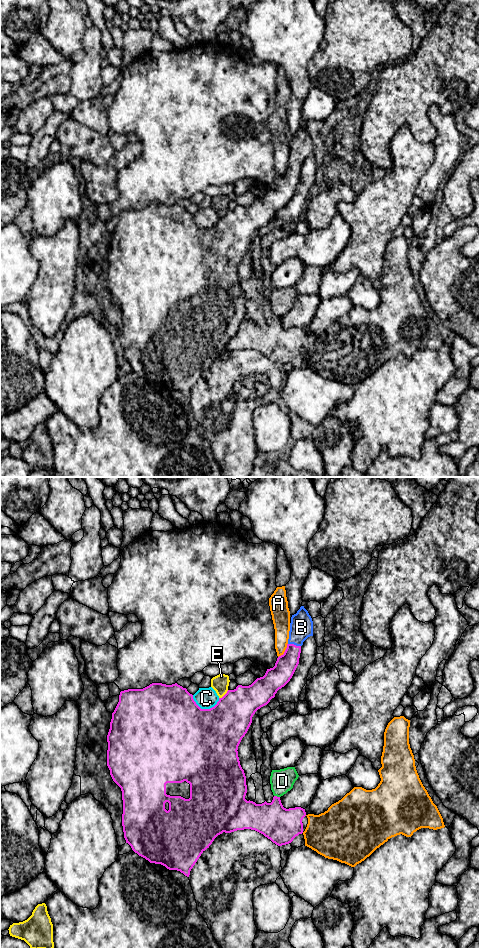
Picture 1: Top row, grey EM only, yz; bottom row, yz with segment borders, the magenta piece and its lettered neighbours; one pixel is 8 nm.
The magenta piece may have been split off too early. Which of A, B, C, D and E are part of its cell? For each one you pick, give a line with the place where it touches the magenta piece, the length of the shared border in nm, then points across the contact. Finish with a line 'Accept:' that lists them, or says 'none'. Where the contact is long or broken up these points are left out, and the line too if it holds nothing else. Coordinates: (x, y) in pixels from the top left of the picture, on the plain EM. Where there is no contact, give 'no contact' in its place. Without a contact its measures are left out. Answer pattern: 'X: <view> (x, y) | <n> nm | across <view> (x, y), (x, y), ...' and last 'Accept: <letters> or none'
B: yz (293, 164) | 110 nm | across yz (286, 184), (292, 174), (293, 164), (301, 147)
Accept: B

